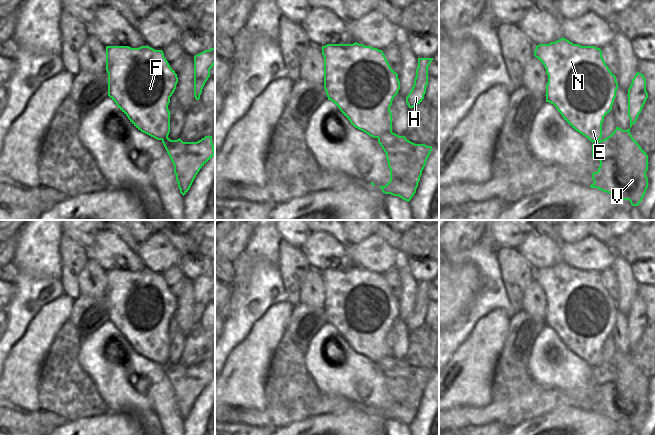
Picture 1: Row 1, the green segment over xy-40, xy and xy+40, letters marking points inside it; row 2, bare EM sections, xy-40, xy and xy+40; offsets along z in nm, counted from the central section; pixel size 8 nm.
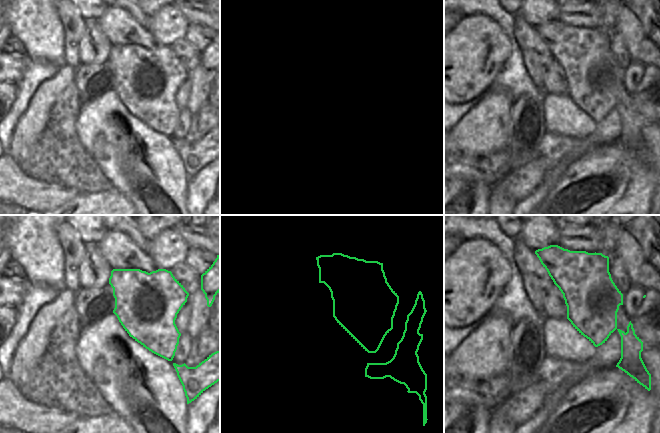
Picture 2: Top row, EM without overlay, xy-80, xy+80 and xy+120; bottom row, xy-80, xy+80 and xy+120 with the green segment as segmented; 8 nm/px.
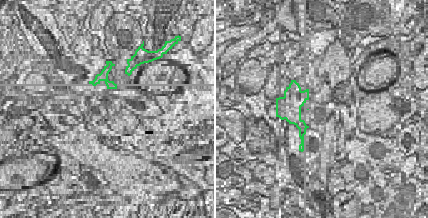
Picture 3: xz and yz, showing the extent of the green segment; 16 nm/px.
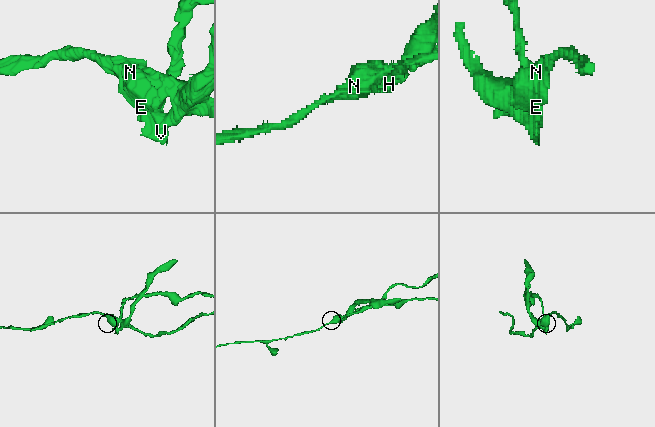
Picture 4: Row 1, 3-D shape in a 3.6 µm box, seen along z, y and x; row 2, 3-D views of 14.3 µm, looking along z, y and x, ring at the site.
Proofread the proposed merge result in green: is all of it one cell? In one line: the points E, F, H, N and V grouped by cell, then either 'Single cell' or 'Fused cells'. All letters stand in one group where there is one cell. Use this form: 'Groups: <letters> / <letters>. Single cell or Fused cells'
Groups: E F N / H V. Fused cells

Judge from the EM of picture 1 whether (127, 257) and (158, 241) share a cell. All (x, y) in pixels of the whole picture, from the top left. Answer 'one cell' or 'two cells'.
two cells

